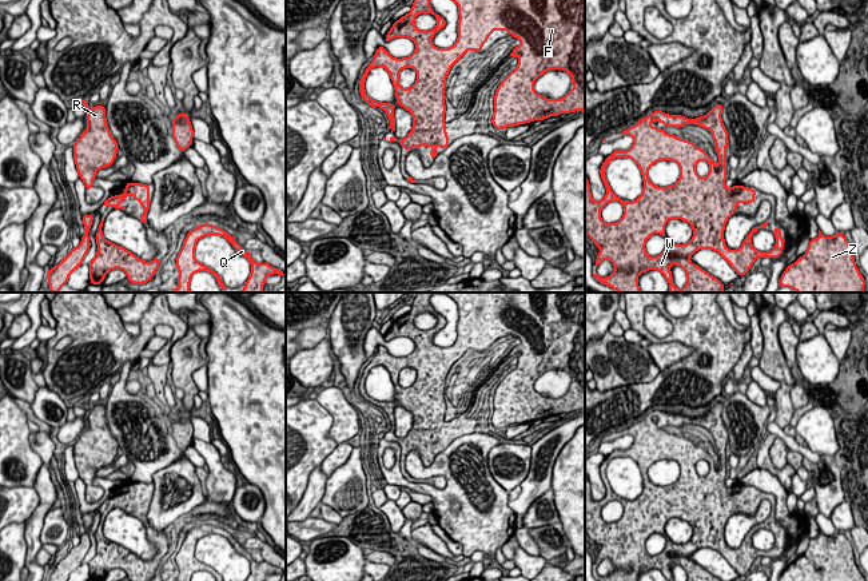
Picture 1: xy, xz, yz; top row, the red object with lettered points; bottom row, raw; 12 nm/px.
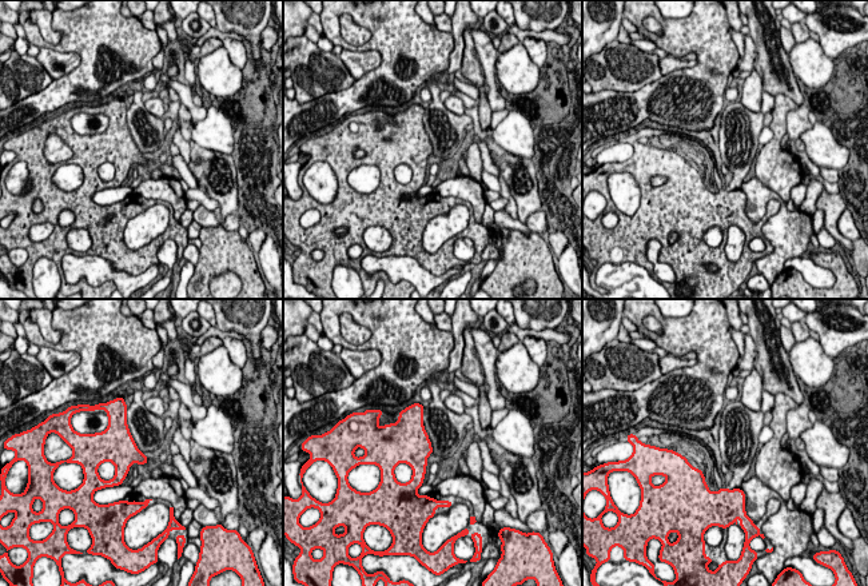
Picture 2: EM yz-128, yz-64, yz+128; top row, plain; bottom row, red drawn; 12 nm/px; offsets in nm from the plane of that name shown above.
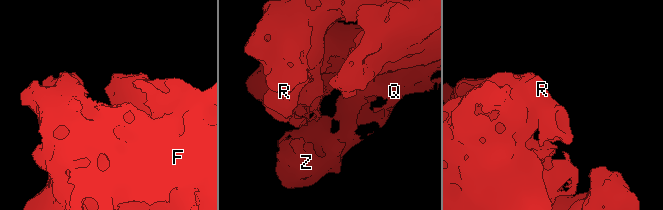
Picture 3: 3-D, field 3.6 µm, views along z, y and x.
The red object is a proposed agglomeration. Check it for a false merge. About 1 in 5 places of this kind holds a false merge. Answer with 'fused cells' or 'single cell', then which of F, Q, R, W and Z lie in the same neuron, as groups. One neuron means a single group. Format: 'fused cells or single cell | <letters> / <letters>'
single cell | F Q R W Z

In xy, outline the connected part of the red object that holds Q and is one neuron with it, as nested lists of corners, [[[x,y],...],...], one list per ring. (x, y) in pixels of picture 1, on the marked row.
[[[203,223],[194,230],[187,232],[187,236],[182,244],[179,254],[176,255],[176,268],[179,270],[178,278],[178,287],[172,290],[172,293],[191,293],[190,283],[191,278],[195,272],[207,271],[214,275],[216,279],[218,286],[222,290],[227,290],[223,283],[222,276],[214,271],[211,267],[204,266],[203,263],[198,262],[195,258],[195,248],[199,239],[208,236],[208,235],[219,235],[226,238],[231,246],[243,255],[251,264],[251,272],[248,279],[244,283],[244,288],[240,293],[263,293],[263,286],[266,284],[266,278],[268,275],[284,275],[282,270],[272,267],[271,264],[262,262],[256,263],[251,252],[246,251],[236,239],[230,235],[227,231],[219,228],[218,226],[212,226],[210,223]]]

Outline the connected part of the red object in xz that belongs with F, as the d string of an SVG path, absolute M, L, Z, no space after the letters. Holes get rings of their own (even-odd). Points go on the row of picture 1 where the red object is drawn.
M414 0L414 3L413 3L413 5L411 5L411 11L410 11L409 13L406 13L405 16L402 16L401 19L398 19L395 23L393 23L393 27L390 28L390 31L389 31L387 35L385 36L385 41L386 41L386 43L387 43L387 41L391 41L391 40L395 39L395 37L407 37L407 39L413 40L414 44L415 44L414 52L413 52L410 56L407 56L407 57L397 59L397 57L393 57L393 56L386 51L386 48L385 48L383 45L381 45L381 47L378 47L378 49L377 49L377 52L375 52L375 55L374 55L373 61L367 65L367 68L365 69L362 77L359 79L359 93L361 93L362 100L365 100L365 102L367 103L367 106L370 106L370 107L379 107L381 110L383 110L383 111L386 112L389 120L390 120L390 128L391 128L393 131L395 131L394 110L395 110L395 106L397 106L397 104L401 106L401 107L403 107L403 108L405 108L406 111L409 111L410 115L413 116L413 127L411 127L411 131L407 134L407 136L406 136L405 139L397 139L397 138L393 138L393 136L391 136L391 138L390 138L390 142L395 142L395 140L397 140L398 144L402 146L402 150L411 150L411 148L417 150L419 146L421 146L421 147L425 146L426 150L429 150L429 147L433 146L434 148L430 151L430 158L431 158L431 159L435 159L435 158L437 158L437 155L438 155L438 148L437 148L437 147L438 147L438 146L442 147L442 151L445 151L445 150L449 147L449 134L446 132L446 122L445 122L445 114L446 114L446 104L445 104L446 77L447 77L447 75L449 75L451 67L453 67L459 59L462 59L462 56L463 56L469 49L473 49L473 51L475 51L475 52L482 52L482 47L485 45L486 41L489 41L489 36L490 36L494 31L506 31L507 35L511 35L514 39L519 39L519 40L521 40L521 44L519 44L518 47L513 48L513 51L511 51L511 53L510 53L510 56L515 56L515 55L518 56L517 68L515 68L514 71L511 71L511 72L499 83L499 85L498 85L498 88L497 88L497 91L495 91L495 93L494 93L494 100L493 100L493 103L494 103L494 112L493 112L493 118L491 118L491 124L493 124L493 127L494 127L495 130L502 130L502 128L513 127L513 126L521 126L521 124L526 124L526 123L530 123L530 122L534 122L534 120L539 120L539 119L541 119L541 120L545 120L545 119L548 119L548 118L550 118L550 116L560 116L561 114L572 114L572 112L576 112L576 111L582 111L582 112L585 112L585 0L453 0L453 1L458 5L458 15L459 15L458 28L457 28L458 37L457 37L457 41L454 43L453 47L449 47L449 48L438 48L438 47L435 47L435 45L433 44L433 37L434 37L434 35L435 35L438 31L441 31L441 29L443 29L443 28L446 27L446 20L445 20L442 16L439 16L438 13L435 13L435 12L433 11L433 8L431 8L431 5L430 5L430 0ZM421 13L431 13L431 15L437 19L437 21L438 21L437 25L435 25L433 29L430 29L430 31L419 31L419 29L415 27L414 20L415 20L415 17L417 17L418 15L421 15ZM375 67L383 67L383 68L390 73L390 79L391 79L391 83L393 83L393 85L394 85L395 96L397 96L397 102L398 102L397 104L377 102L377 100L371 99L371 98L366 93L365 81L366 81L366 79L367 79L367 76L369 76L369 72L370 72L373 68L375 68ZM405 68L413 68L413 69L417 72L417 80L415 80L415 83L414 83L410 88L402 88L402 87L399 85L399 72L401 72L402 69L405 69ZM552 69L562 69L562 71L568 72L568 73L570 75L570 77L572 77L573 88L572 88L564 98L561 98L561 99L548 99L548 98L544 98L542 95L539 95L539 93L537 93L537 92L534 91L534 83L535 83L535 80L537 80L541 75L544 75L545 72L552 71Z

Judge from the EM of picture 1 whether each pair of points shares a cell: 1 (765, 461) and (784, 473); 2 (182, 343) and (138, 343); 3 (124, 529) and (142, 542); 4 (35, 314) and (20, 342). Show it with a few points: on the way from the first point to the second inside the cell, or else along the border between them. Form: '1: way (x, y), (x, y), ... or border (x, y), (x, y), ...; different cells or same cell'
1: way (769, 466), (779, 473); same cell
2: border (187, 323), (187, 331), (174, 343); different cells
3: way (128, 532), (138, 541); same cell
4: way (35, 321), (34, 329), (27, 335); same cell

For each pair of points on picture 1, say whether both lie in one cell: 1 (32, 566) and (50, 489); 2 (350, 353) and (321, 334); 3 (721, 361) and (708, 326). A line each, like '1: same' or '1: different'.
1: same
2: different
3: same

